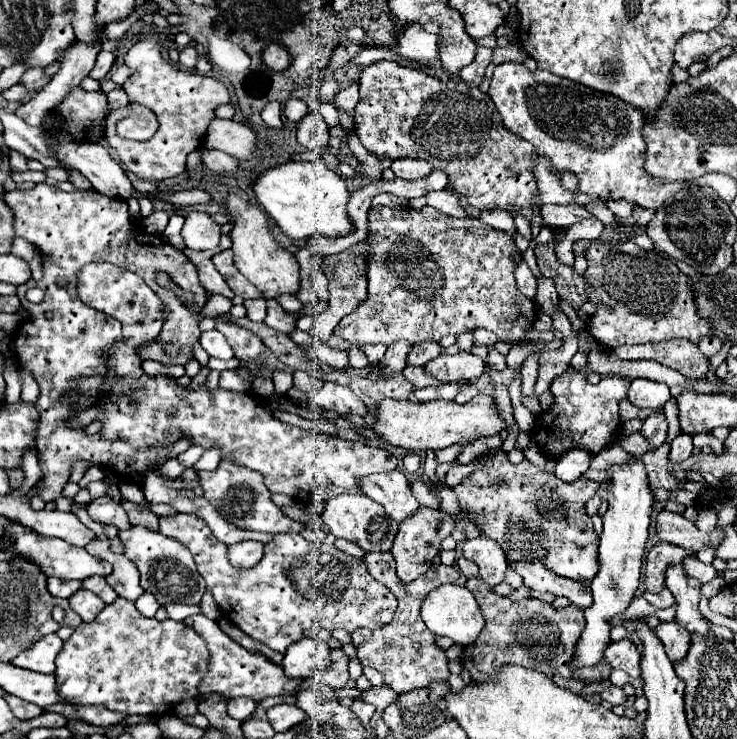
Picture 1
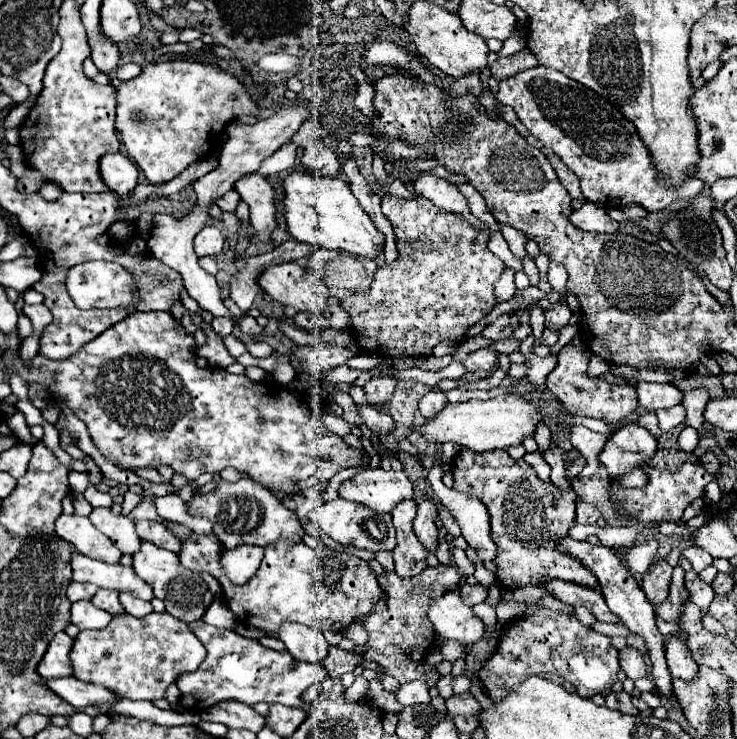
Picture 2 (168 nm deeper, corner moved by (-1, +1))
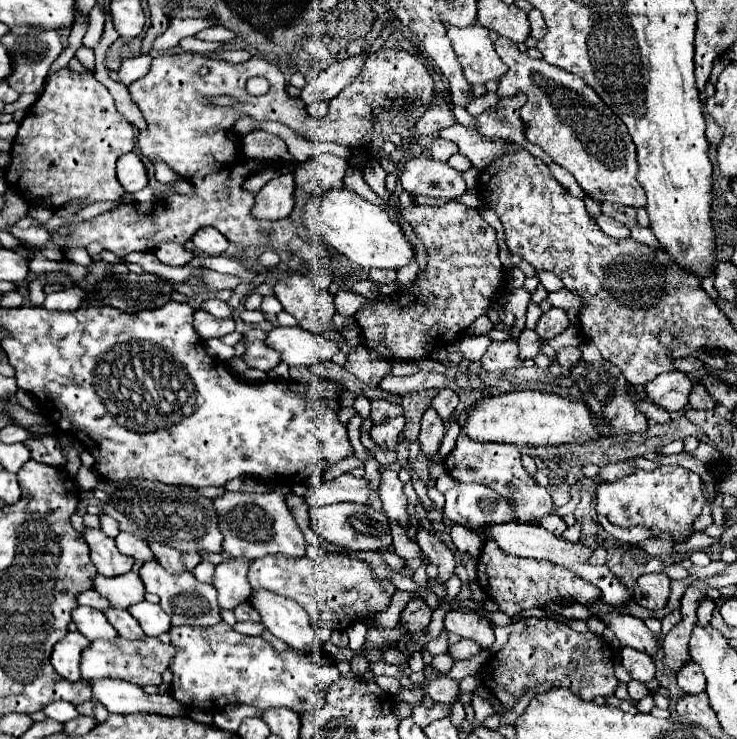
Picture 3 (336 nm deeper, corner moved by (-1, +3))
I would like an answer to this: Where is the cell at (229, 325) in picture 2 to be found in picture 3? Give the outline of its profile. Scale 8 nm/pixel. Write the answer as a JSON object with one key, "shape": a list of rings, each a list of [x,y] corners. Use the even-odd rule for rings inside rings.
{"shape":[[[218,298],[204,300],[200,308],[206,310],[206,312],[210,312],[210,314],[214,314],[216,318],[228,318],[228,316],[230,316],[230,308],[228,308],[228,304],[222,302],[222,300],[218,300]]]}

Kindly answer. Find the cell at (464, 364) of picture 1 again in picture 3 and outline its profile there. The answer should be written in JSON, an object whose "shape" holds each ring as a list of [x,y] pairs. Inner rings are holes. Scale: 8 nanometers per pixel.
{"shape":[[[512,338],[504,342],[492,342],[480,362],[482,368],[486,368],[486,372],[504,372],[524,364],[524,360],[520,358],[518,342],[514,342]]]}

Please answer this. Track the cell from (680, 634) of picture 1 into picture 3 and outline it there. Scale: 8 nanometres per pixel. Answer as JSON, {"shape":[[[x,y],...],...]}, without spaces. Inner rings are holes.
{"shape":[[[688,662],[678,674],[678,686],[686,692],[686,694],[700,694],[706,690],[706,680],[702,674],[702,668],[698,668],[698,664]]]}

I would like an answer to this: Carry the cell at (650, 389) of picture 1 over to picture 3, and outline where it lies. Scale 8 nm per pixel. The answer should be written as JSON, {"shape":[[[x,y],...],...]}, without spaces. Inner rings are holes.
{"shape":[[[678,370],[662,372],[650,384],[646,384],[646,396],[656,406],[662,406],[668,412],[676,412],[688,404],[688,394],[692,390],[692,380]]]}

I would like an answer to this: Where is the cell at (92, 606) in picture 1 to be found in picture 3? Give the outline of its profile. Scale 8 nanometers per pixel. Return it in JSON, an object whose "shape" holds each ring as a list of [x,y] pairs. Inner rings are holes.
{"shape":[[[78,606],[72,612],[72,620],[78,626],[78,632],[84,634],[90,642],[94,640],[114,640],[118,632],[112,628],[112,624],[106,620],[106,616],[94,608]]]}

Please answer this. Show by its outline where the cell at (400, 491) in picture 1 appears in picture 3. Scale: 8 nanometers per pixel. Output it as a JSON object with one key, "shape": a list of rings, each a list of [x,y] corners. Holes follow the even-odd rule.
{"shape":[[[342,474],[334,480],[324,482],[318,490],[310,492],[306,496],[306,502],[310,506],[326,506],[336,502],[356,502],[356,504],[368,504],[368,482],[366,478],[354,478],[352,474]]]}

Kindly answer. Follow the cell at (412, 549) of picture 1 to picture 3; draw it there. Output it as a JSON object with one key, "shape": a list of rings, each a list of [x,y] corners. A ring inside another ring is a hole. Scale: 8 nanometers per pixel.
{"shape":[[[380,470],[380,488],[378,488],[382,508],[388,518],[398,520],[406,528],[406,496],[402,492],[402,482],[398,480],[398,472]]]}

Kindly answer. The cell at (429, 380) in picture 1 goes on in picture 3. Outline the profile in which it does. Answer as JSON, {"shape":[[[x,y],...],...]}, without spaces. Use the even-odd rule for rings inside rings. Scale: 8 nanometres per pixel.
{"shape":[[[522,330],[520,338],[518,338],[520,350],[522,350],[522,358],[536,358],[538,350],[540,350],[540,336],[536,336],[534,330]]]}

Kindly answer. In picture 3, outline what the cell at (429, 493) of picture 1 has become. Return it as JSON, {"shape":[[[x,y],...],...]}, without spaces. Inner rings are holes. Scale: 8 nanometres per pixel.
{"shape":[[[426,528],[418,530],[416,542],[420,546],[420,550],[428,556],[428,560],[438,568],[438,578],[434,584],[444,586],[450,576],[454,574],[454,566],[456,566],[456,556],[452,554],[450,548],[446,548],[446,544],[432,532],[428,532]]]}

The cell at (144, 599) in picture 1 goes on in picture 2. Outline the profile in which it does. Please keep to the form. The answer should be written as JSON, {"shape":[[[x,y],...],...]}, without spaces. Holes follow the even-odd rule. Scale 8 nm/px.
{"shape":[[[80,552],[72,554],[70,566],[74,582],[92,582],[100,588],[112,588],[116,592],[126,590],[148,602],[154,598],[150,586],[136,576],[132,566],[106,564],[100,560],[92,560],[90,556],[84,556]]]}

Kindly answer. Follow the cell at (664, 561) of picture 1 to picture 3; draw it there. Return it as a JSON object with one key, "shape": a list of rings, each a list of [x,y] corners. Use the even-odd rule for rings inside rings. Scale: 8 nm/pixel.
{"shape":[[[664,572],[642,574],[632,586],[634,600],[646,610],[662,610],[670,596],[670,578]]]}

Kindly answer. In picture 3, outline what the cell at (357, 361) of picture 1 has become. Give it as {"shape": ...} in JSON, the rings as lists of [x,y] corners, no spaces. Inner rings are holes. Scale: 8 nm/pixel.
{"shape":[[[300,326],[272,328],[266,334],[266,344],[280,352],[288,366],[312,366],[330,360],[338,352],[338,344],[322,336],[314,336]]]}

